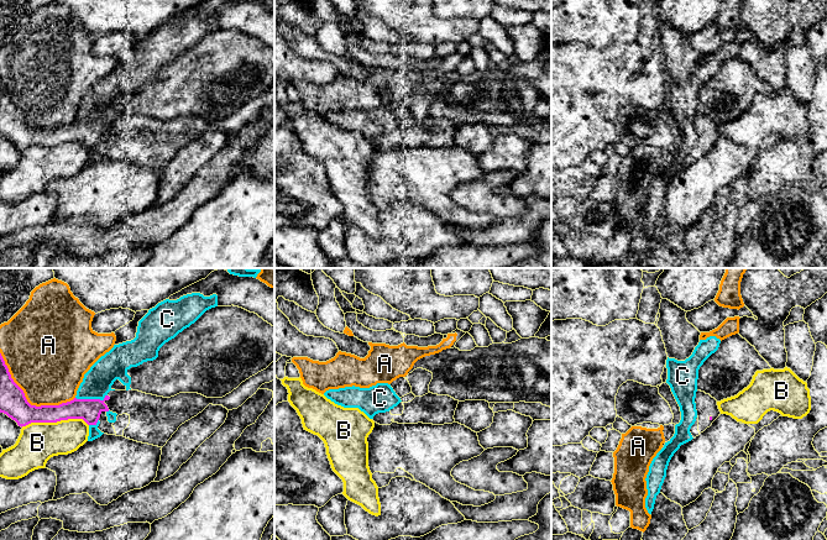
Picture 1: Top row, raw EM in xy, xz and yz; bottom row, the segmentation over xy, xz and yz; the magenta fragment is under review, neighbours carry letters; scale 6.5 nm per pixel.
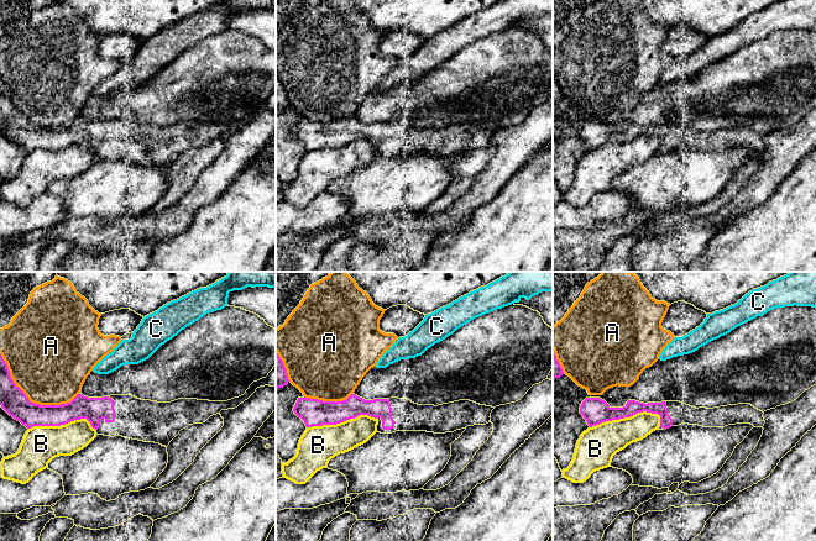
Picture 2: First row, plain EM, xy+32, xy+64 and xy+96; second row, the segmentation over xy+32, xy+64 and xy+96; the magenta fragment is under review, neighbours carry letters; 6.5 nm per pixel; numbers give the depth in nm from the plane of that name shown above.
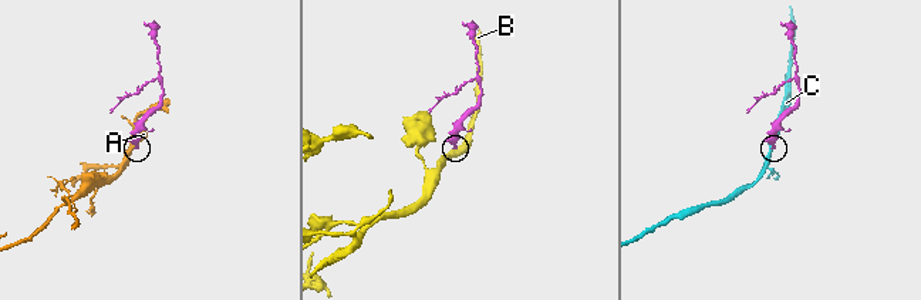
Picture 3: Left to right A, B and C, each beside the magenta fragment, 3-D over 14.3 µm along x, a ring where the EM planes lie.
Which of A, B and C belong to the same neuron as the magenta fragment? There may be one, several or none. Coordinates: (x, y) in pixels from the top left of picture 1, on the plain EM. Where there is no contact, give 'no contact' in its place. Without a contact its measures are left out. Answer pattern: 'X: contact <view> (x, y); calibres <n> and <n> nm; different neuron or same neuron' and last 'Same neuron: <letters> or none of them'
A: contact xy (26, 124); calibres 180 and 440 nm; different neuron
B: contact xy (55, 145); calibres 160 and 260 nm; different neuron
C: contact xy (90, 122); calibres 150 and 190 nm; different neuron
Same neuron: none of them

